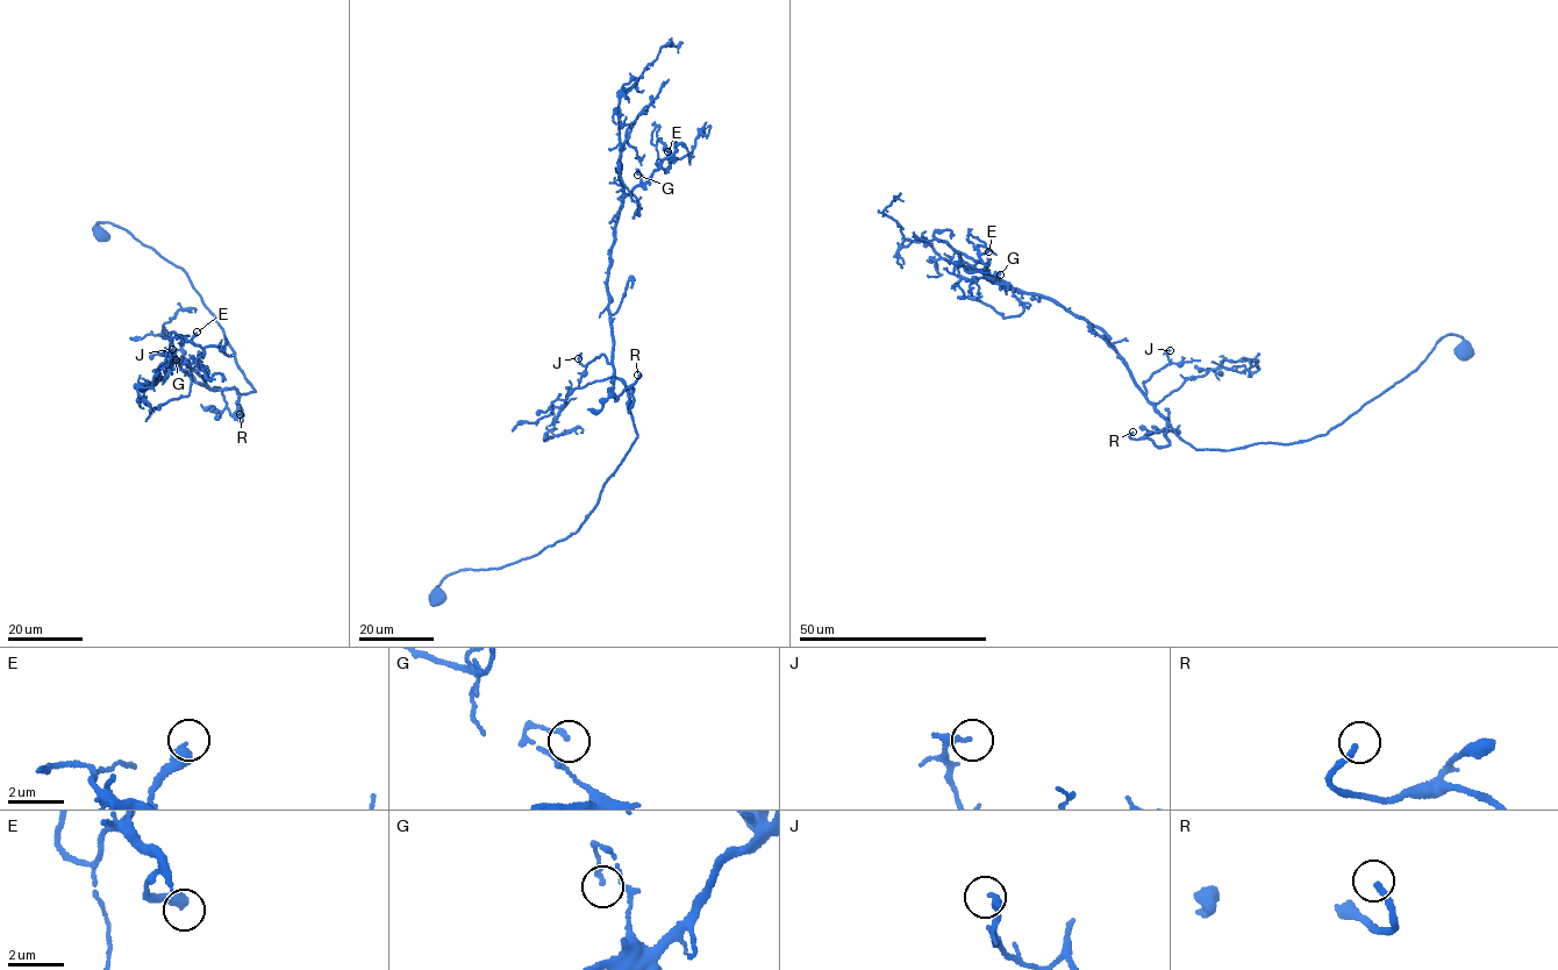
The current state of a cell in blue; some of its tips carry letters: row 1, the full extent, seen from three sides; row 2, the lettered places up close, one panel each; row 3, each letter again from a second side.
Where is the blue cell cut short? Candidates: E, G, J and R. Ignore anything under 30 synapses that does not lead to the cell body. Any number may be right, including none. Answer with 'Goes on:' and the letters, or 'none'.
Goes on: R

